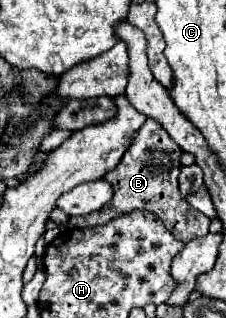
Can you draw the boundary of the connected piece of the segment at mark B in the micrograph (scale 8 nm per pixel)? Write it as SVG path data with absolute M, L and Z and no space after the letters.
M147 120L141 126L139 134L135 136L133 144L127 148L127 152L121 158L121 162L117 164L117 168L105 174L105 180L113 186L113 192L115 192L111 202L89 216L69 218L69 226L79 226L79 228L101 226L101 224L113 220L115 214L123 214L129 210L149 210L181 242L189 242L193 238L205 236L209 232L209 218L205 214L201 214L199 210L193 210L179 194L177 176L181 170L181 162L179 162L181 154L183 154L181 148L163 130L163 126L159 122Z

